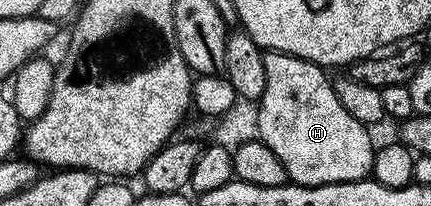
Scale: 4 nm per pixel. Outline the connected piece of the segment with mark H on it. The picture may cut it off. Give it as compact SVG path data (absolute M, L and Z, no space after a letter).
M273 51L263 52L264 67L266 68L266 86L264 87L264 95L261 101L257 102L259 115L258 137L267 145L272 147L272 151L276 151L276 155L280 159L280 163L284 163L286 168L286 176L295 185L338 185L342 181L365 181L371 176L374 168L374 150L376 141L370 138L371 130L367 126L362 125L356 119L352 119L352 115L348 115L348 111L344 111L344 103L340 103L340 99L336 95L331 78L326 78L327 70L321 65L305 61L299 57L293 57L287 53L276 53Z

